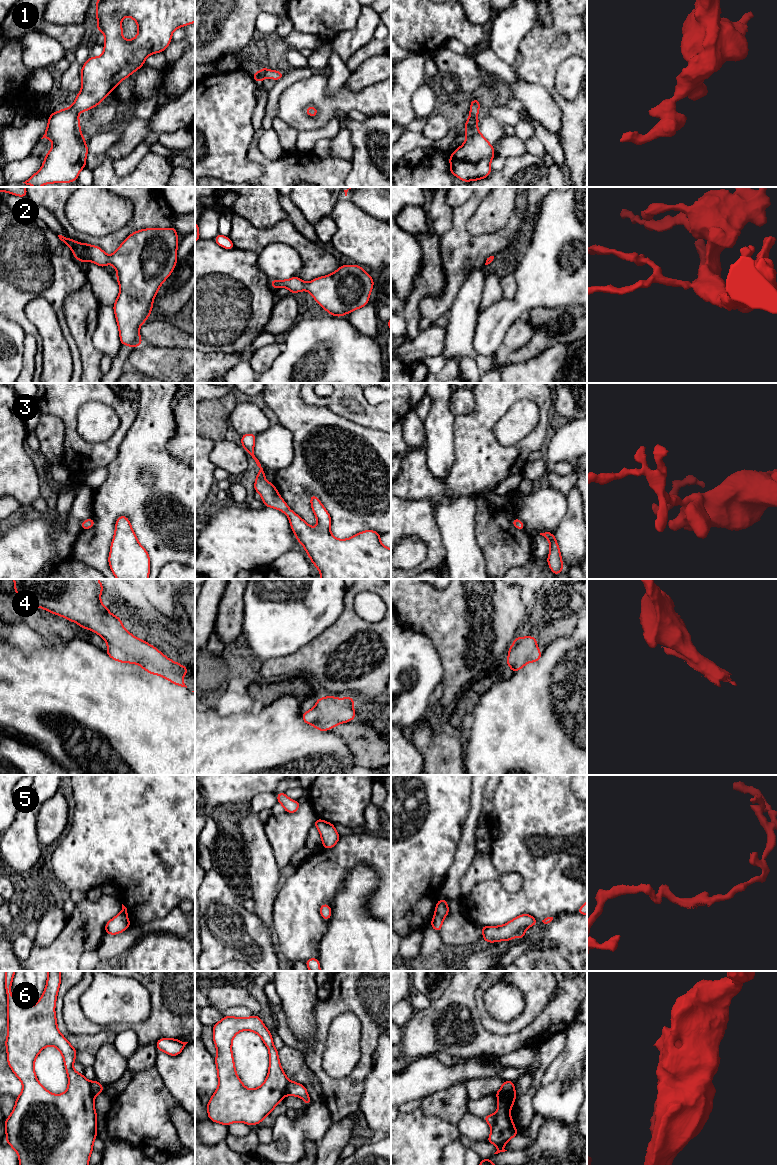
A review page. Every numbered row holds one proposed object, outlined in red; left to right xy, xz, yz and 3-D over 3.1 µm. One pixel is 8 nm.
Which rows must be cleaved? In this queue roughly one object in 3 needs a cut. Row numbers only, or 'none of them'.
5, 6

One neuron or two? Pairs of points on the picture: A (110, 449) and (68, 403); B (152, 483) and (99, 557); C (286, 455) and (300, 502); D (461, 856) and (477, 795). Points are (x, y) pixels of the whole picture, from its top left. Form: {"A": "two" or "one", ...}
{"A": "one", "B": "one", "C": "two", "D": "one"}

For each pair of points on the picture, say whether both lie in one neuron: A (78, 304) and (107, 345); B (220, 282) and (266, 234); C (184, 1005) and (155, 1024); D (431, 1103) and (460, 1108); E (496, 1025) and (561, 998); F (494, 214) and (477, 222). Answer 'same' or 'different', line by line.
A: different
B: different
C: same
D: same
E: different
F: same

